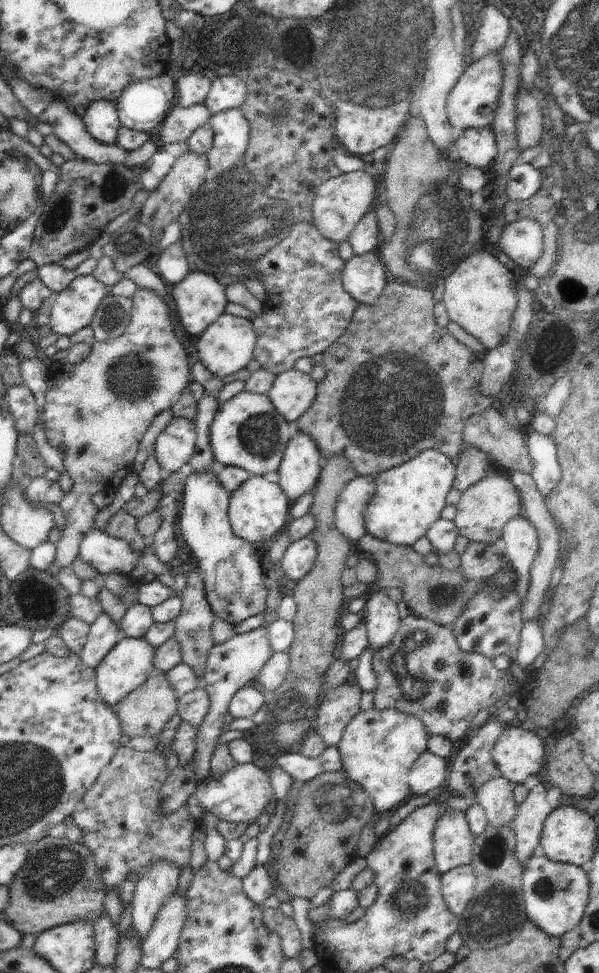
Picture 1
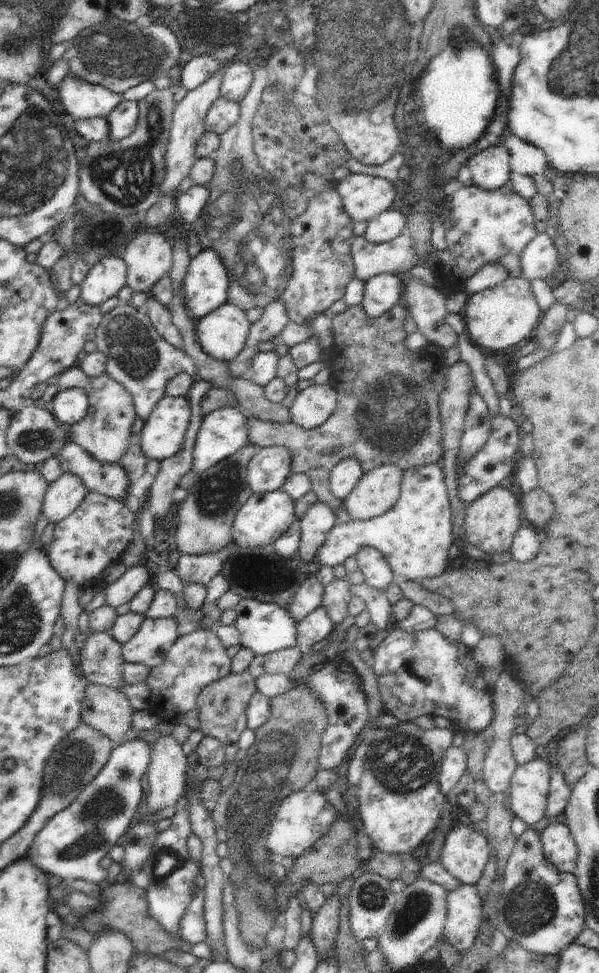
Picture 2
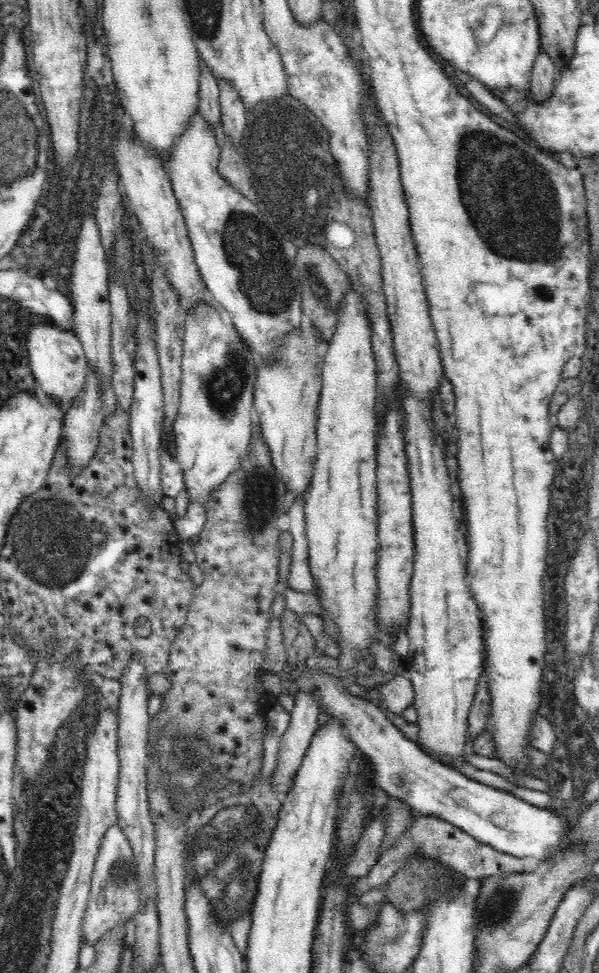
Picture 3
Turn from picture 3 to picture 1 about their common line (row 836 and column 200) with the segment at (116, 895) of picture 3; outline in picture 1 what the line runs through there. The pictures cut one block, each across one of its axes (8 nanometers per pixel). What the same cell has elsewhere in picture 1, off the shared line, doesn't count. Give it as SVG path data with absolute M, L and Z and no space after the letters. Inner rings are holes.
M196 104L192 108L176 106L159 126L160 142L164 147L171 143L187 142L211 116L211 112L204 104Z

